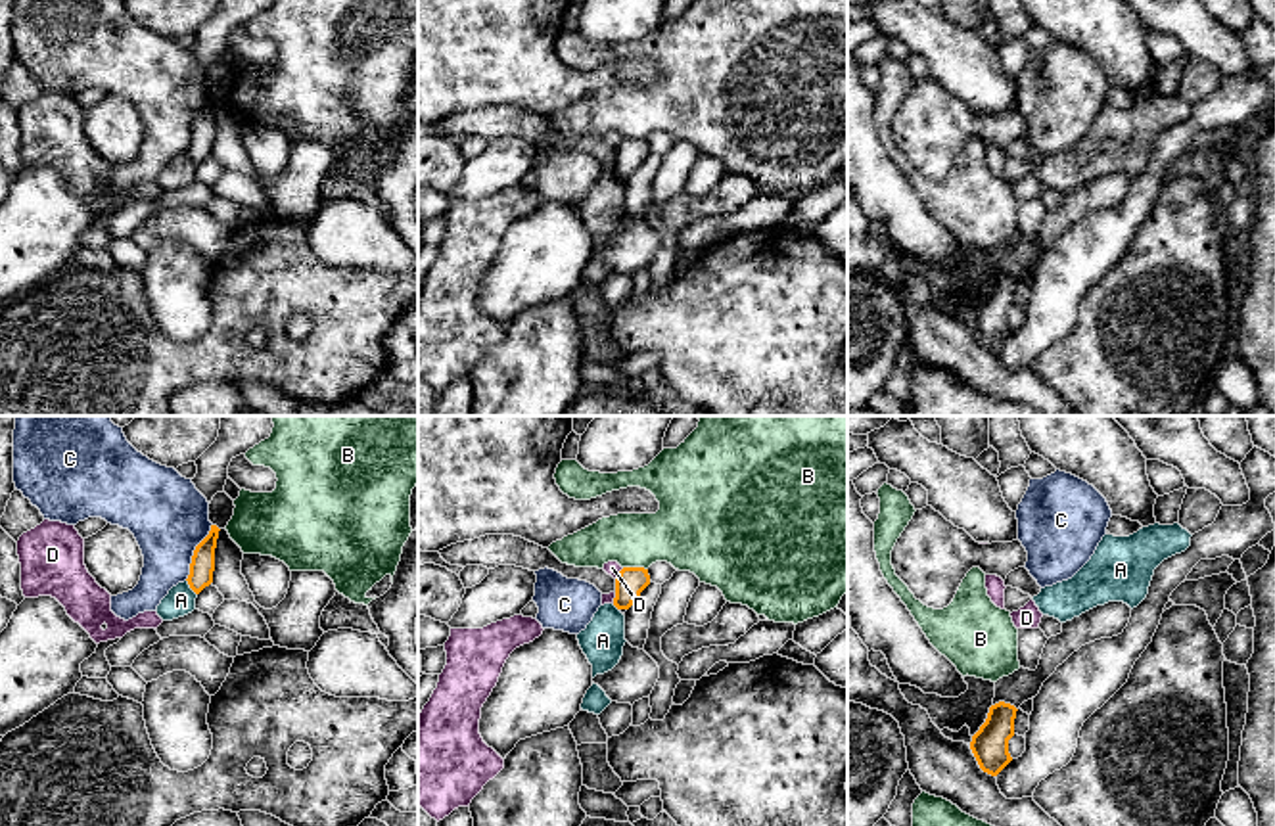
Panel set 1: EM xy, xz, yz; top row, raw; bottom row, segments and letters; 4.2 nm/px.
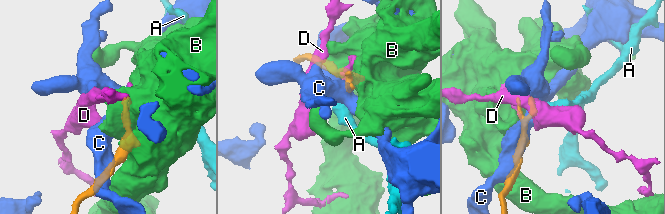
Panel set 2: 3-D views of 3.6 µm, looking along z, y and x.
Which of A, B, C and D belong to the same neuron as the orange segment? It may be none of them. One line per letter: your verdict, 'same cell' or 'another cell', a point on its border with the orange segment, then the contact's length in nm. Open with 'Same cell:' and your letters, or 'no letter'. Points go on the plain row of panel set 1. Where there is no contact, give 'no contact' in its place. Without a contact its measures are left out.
Same cell: no letter
A: another cell | xy (190, 158) | 80 nm
B: another cell | xz (635, 138) | 110 nm
C: another cell | xy (194, 123) | 260 nm
D: another cell | xz (620, 144) | 60 nm

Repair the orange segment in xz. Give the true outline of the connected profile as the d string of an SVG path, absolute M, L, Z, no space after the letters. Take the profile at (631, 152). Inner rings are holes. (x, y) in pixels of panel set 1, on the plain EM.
M623 138L615 148L615 169L617 180L629 180L640 163L650 155L648 140L644 138Z

